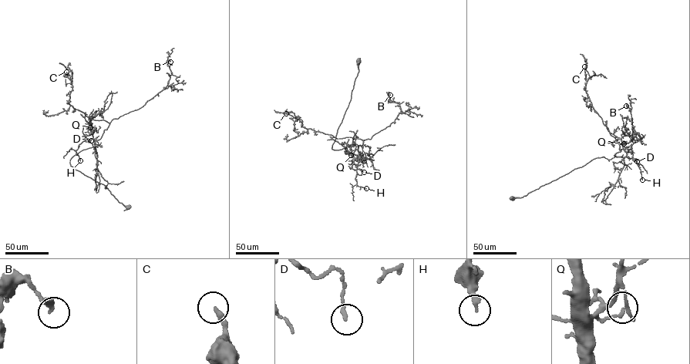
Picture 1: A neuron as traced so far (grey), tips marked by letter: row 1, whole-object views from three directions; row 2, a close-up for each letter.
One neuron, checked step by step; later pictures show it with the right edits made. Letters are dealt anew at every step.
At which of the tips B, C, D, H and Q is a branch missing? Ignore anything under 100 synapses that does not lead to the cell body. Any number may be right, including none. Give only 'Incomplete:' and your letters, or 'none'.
Incomplete: none

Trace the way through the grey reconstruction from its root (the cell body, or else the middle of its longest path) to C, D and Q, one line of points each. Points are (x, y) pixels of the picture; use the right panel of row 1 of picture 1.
C: (511, 198), (523, 197), (594, 159), (610, 160), (620, 151), (588, 97), (585, 87), (589, 75), (584, 66)
D: (511, 198), (523, 197), (596, 157), (603, 156), (609, 160), (627, 156), (631, 158), (632, 155), (637, 161)
Q: (511, 198), (523, 197), (596, 157), (603, 156), (609, 160), (624, 156), (624, 143)

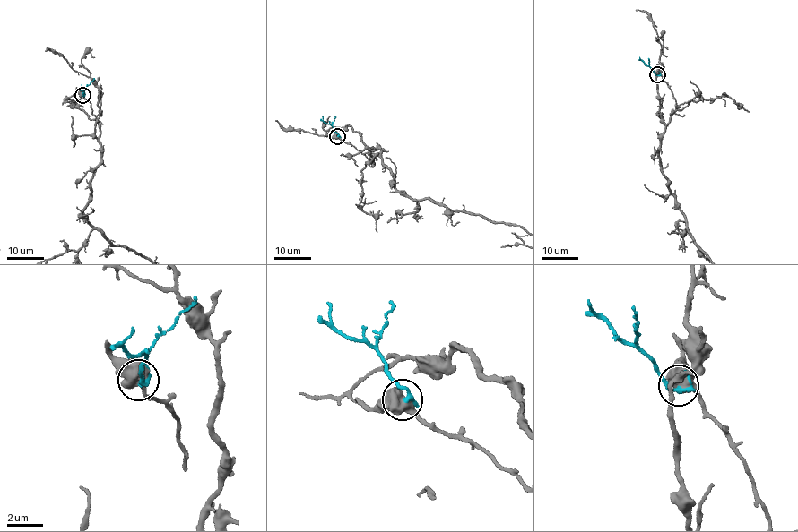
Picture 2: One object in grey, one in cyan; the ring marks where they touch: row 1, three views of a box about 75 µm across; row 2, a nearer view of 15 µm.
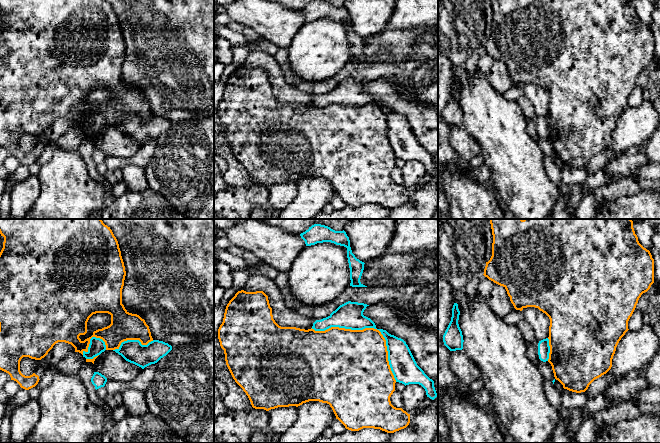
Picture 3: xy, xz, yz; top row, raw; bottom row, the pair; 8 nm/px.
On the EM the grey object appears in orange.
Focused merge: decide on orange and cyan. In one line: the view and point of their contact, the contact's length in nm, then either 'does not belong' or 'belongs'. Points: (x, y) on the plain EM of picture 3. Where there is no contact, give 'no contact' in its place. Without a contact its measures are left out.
meets orange in xz at (370, 104); contact 800 nm long; does not belong

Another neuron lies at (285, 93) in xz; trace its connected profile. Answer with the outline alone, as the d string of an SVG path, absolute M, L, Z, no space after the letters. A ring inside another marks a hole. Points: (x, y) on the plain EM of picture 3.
M253 51L247 55L242 66L246 68L263 67L268 72L273 95L281 103L296 103L308 106L312 104L316 97L316 95L301 91L286 82L275 55L263 51Z

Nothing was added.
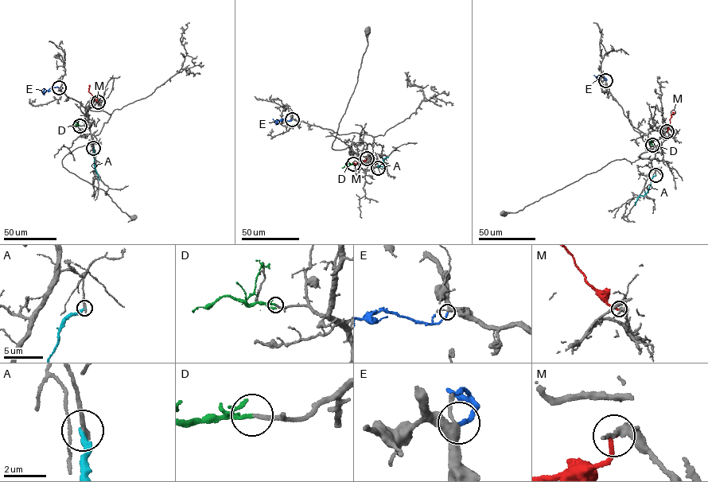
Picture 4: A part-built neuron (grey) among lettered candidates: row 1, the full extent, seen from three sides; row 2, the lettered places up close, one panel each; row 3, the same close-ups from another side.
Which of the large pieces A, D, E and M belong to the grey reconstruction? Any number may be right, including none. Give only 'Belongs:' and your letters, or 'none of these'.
Belongs: D, E

